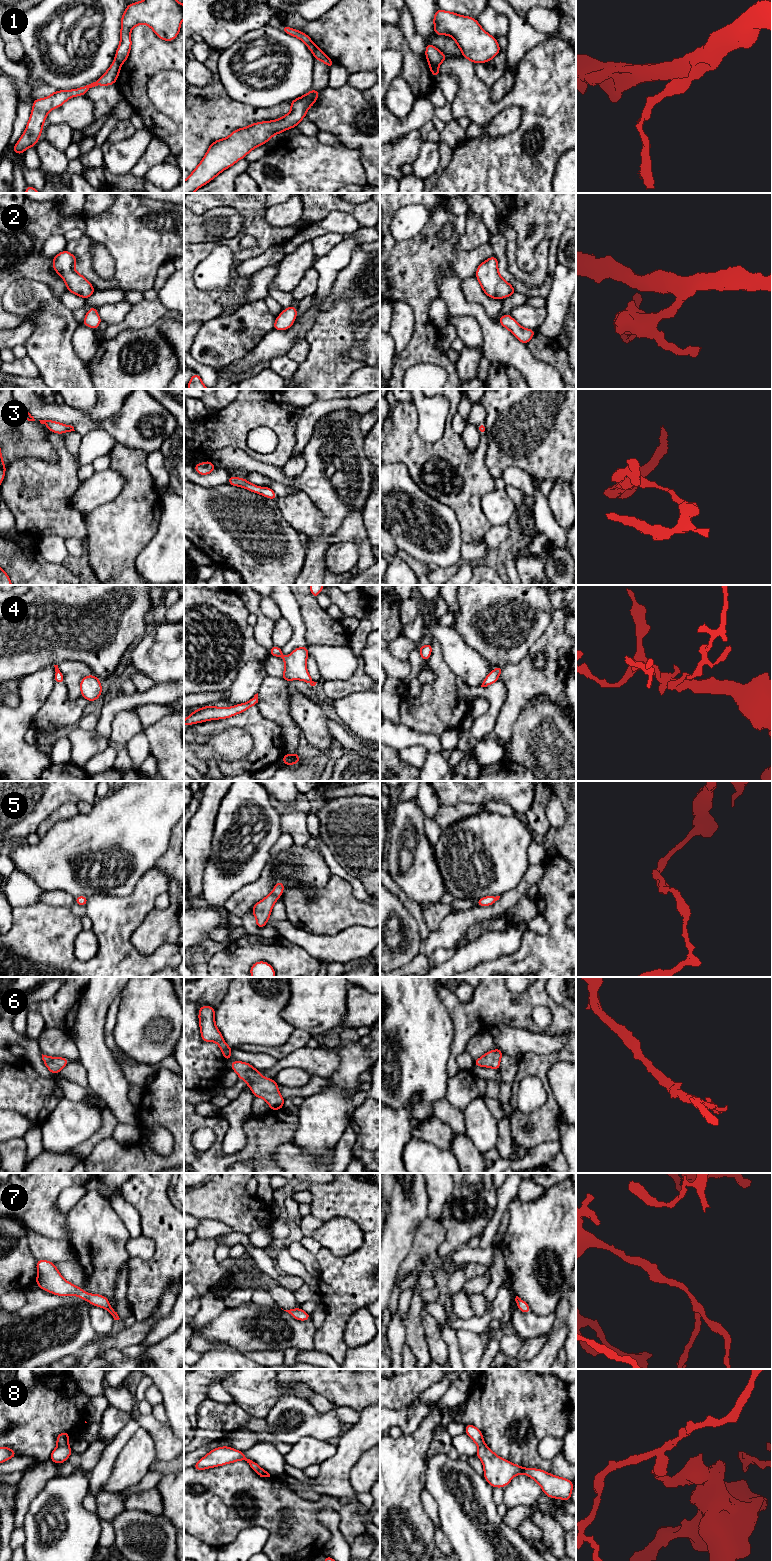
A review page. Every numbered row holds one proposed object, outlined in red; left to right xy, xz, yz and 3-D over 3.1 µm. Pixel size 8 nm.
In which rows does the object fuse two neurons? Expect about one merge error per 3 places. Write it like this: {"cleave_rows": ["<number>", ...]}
{"cleave_rows": ["1", "8"]}

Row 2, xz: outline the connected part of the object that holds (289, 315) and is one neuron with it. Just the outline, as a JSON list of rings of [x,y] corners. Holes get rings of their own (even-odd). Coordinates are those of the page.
[[[290,306],[281,311],[281,314],[276,318],[273,330],[286,330],[289,329],[295,322],[297,317],[297,308]]]

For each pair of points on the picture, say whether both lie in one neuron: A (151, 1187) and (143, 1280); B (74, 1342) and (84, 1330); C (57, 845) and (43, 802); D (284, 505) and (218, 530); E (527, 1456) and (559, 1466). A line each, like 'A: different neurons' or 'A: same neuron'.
A: same neuron
B: same neuron
C: different neurons
D: different neurons
E: same neuron

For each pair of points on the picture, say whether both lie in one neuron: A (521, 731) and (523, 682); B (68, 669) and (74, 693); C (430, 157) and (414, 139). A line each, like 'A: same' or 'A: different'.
A: different
B: same
C: different

